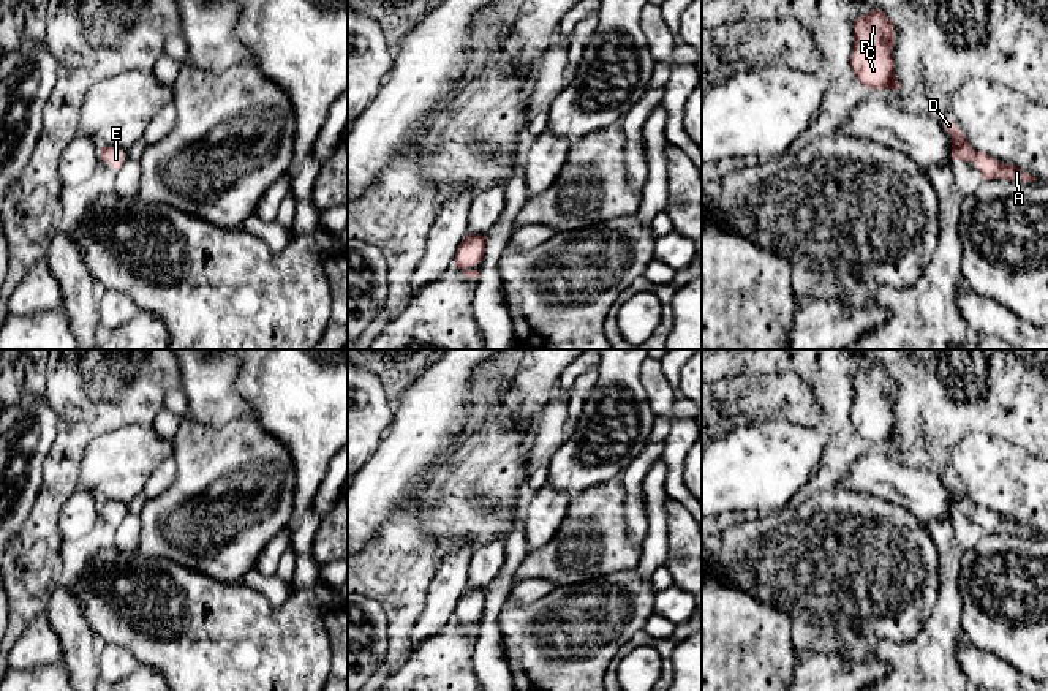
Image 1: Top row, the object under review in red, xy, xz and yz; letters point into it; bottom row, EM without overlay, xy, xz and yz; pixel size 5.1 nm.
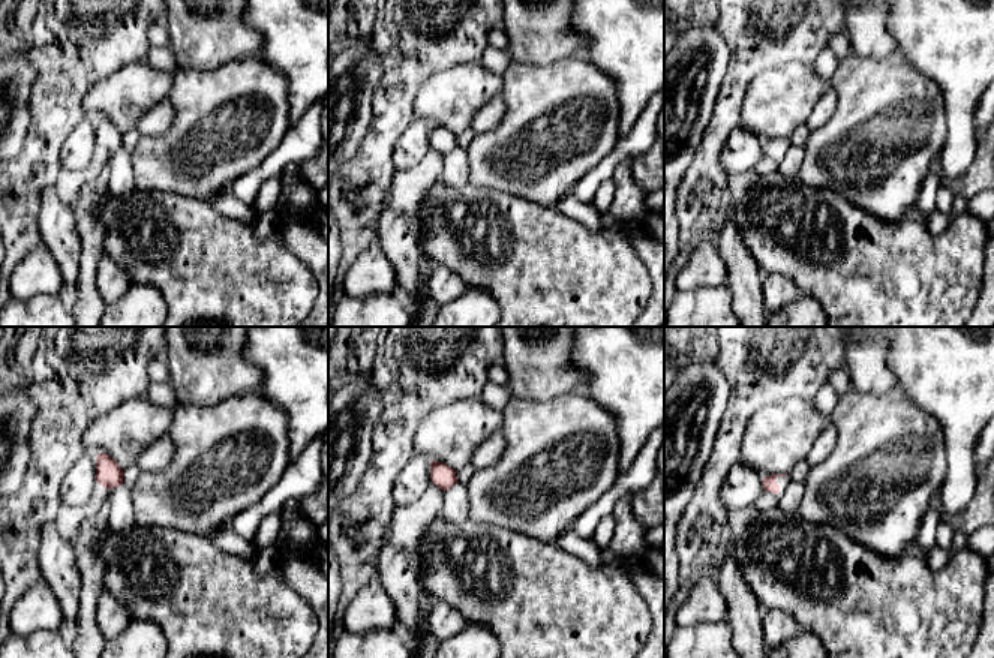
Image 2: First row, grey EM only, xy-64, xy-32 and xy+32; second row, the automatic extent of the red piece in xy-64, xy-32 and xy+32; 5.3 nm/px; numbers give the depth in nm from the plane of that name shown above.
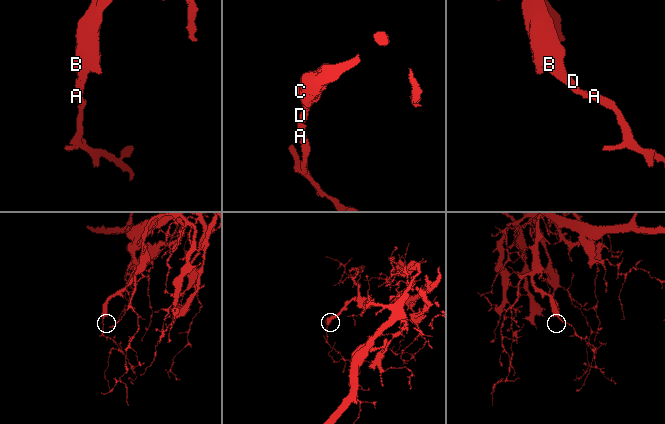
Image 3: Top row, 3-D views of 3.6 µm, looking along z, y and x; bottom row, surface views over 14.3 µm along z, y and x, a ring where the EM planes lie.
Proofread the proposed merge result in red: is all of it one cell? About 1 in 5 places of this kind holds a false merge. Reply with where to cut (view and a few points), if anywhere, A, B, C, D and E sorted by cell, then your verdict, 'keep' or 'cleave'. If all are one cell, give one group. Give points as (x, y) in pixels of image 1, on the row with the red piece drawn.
cut none; groups A B C D E; keep

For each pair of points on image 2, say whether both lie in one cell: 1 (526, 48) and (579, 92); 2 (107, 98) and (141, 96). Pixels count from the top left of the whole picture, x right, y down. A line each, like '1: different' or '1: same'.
1: different
2: same

